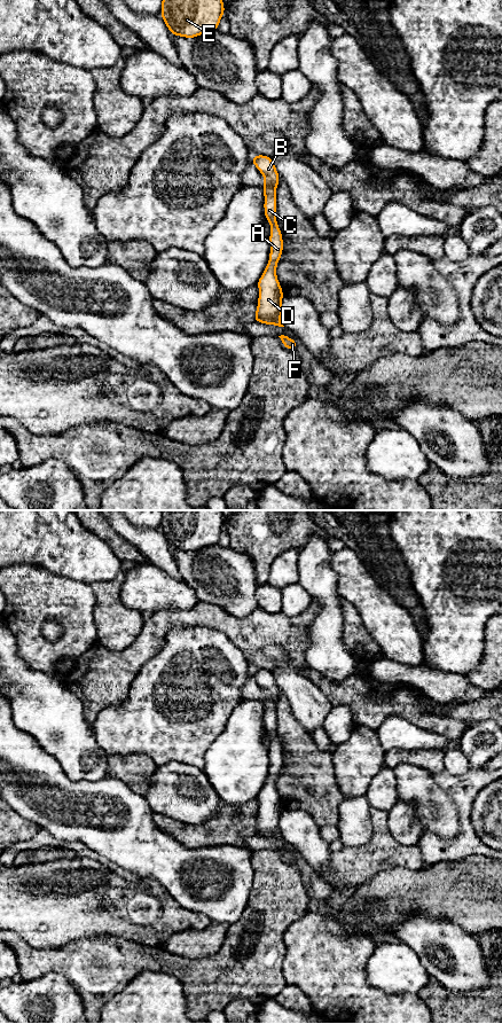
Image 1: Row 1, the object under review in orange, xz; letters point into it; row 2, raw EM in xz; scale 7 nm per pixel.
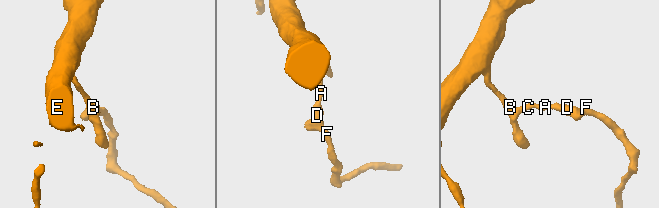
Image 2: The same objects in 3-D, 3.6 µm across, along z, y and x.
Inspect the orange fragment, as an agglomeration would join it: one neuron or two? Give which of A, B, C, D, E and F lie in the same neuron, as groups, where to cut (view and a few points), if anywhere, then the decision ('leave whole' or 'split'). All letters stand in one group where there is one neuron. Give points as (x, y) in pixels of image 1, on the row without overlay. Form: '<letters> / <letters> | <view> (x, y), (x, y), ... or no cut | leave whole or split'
A B C D E F | no cut | leave whole

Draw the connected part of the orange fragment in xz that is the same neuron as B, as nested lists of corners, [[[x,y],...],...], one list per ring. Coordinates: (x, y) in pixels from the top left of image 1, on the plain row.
[[[253,669],[251,675],[264,689],[264,725],[265,733],[270,737],[269,775],[257,796],[259,811],[253,835],[284,841],[281,836],[284,807],[276,790],[277,776],[283,767],[283,751],[276,735],[276,702],[281,693],[270,670]]]

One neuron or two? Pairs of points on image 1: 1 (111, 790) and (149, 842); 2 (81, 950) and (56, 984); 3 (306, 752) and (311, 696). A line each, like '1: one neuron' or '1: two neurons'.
1: one neuron
2: two neurons
3: two neurons

